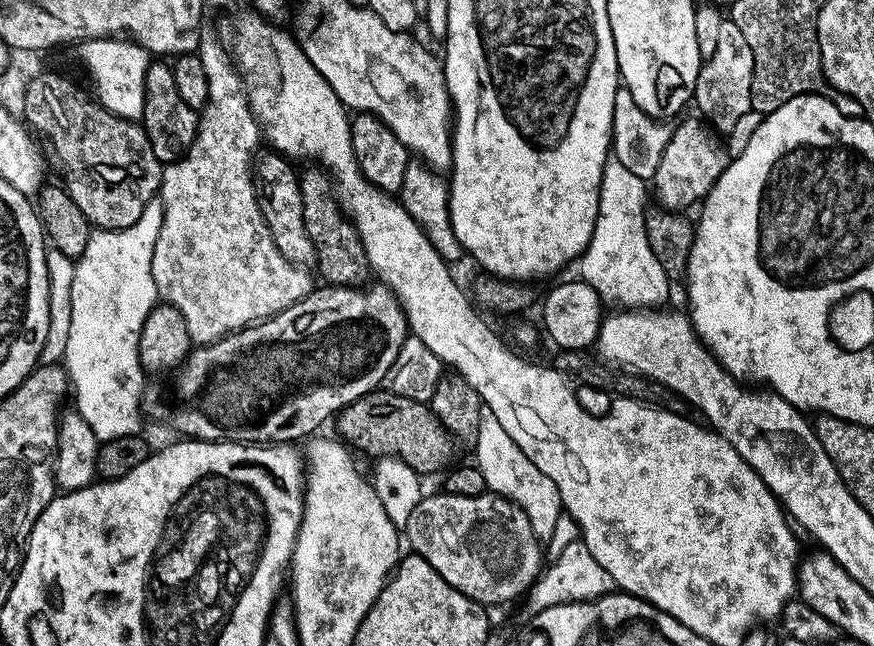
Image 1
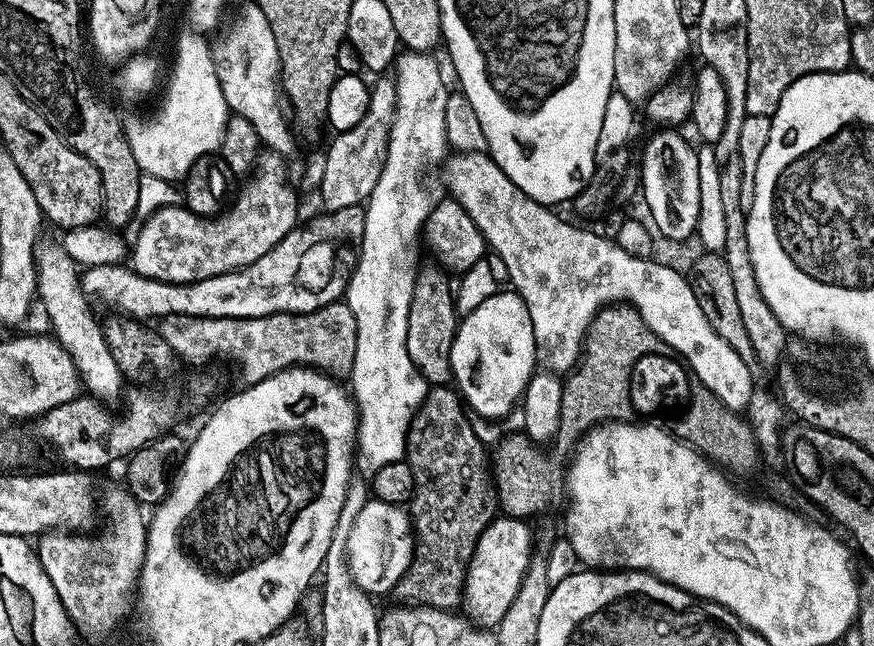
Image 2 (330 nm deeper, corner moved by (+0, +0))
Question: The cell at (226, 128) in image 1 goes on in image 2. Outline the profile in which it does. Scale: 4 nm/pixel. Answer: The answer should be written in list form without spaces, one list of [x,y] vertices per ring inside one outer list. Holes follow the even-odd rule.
[[[261,151],[255,168],[243,181],[244,189],[237,196],[235,193],[230,207],[215,218],[195,216],[189,208],[183,206],[159,208],[151,218],[139,225],[140,233],[136,236],[136,245],[133,248],[131,245],[130,248],[132,271],[151,280],[161,280],[171,284],[189,284],[202,278],[233,272],[235,268],[245,268],[250,262],[262,258],[262,254],[266,254],[275,244],[282,242],[282,238],[286,238],[288,231],[297,227],[298,224],[297,193],[292,184],[288,185],[288,172],[284,169],[284,164],[286,164],[285,157],[279,152]]]

